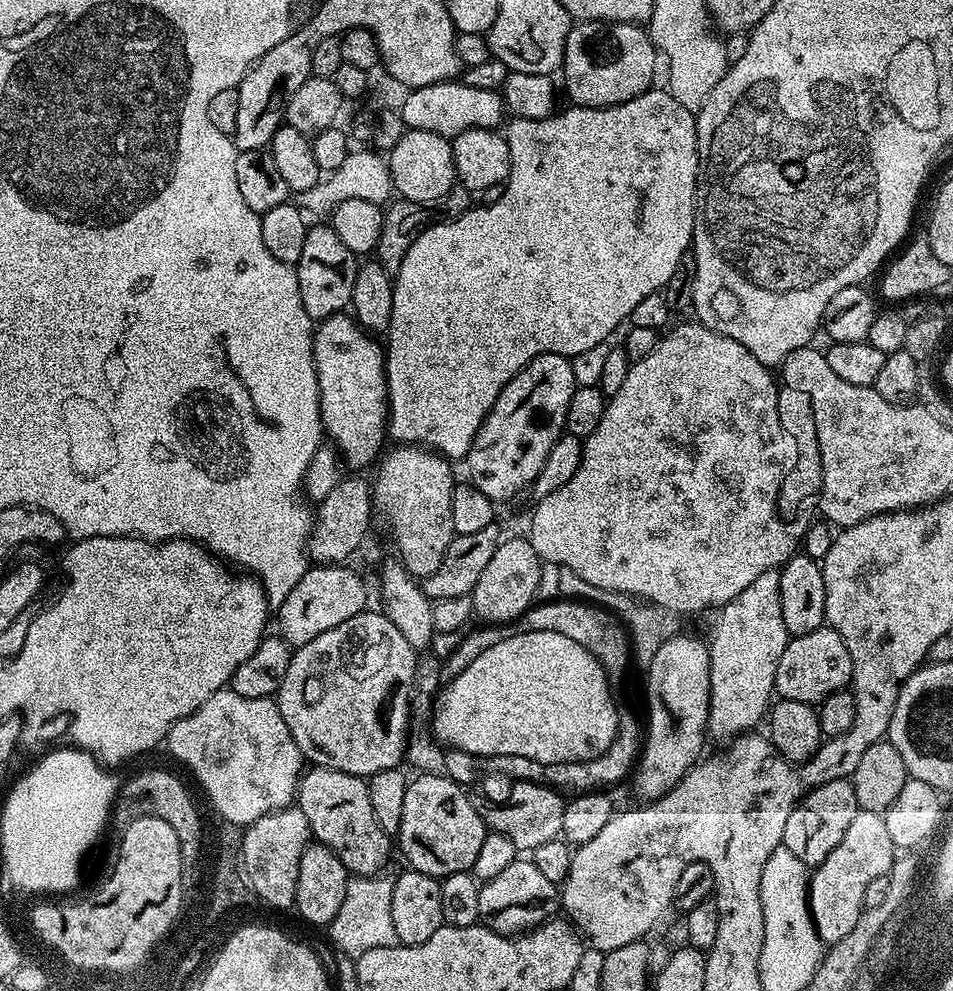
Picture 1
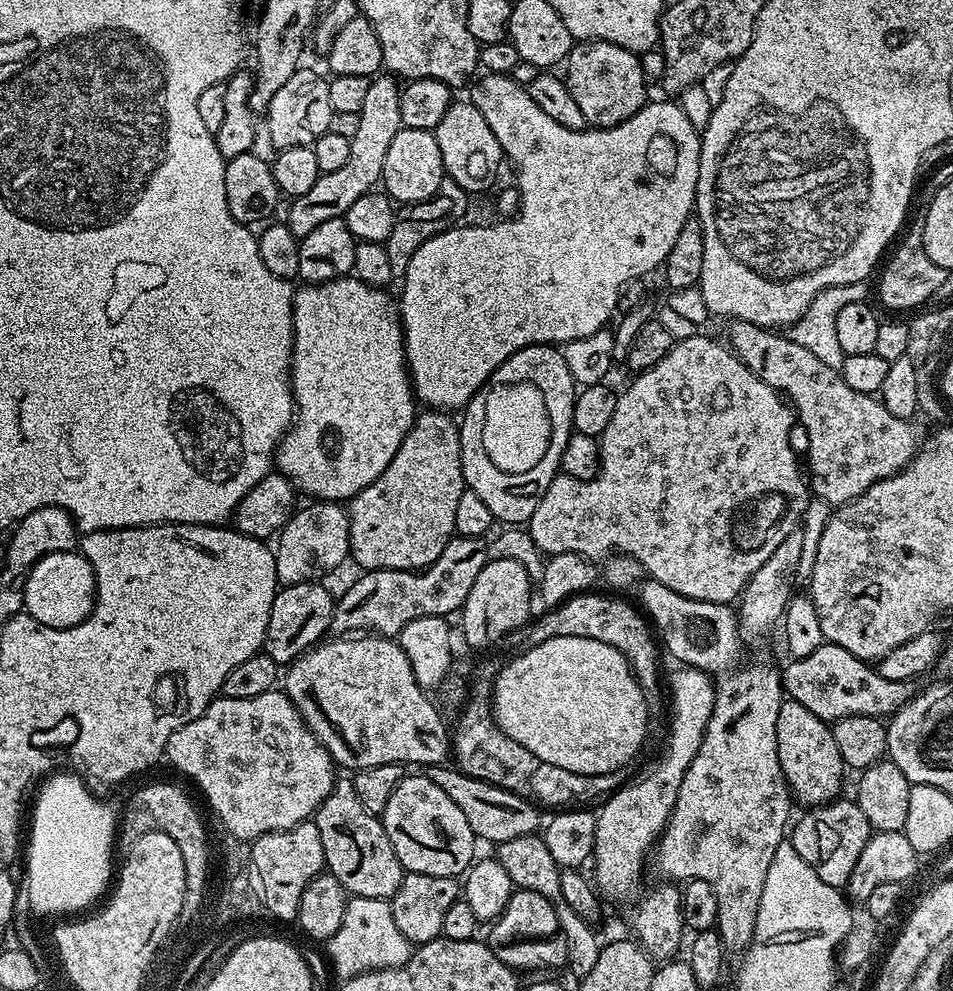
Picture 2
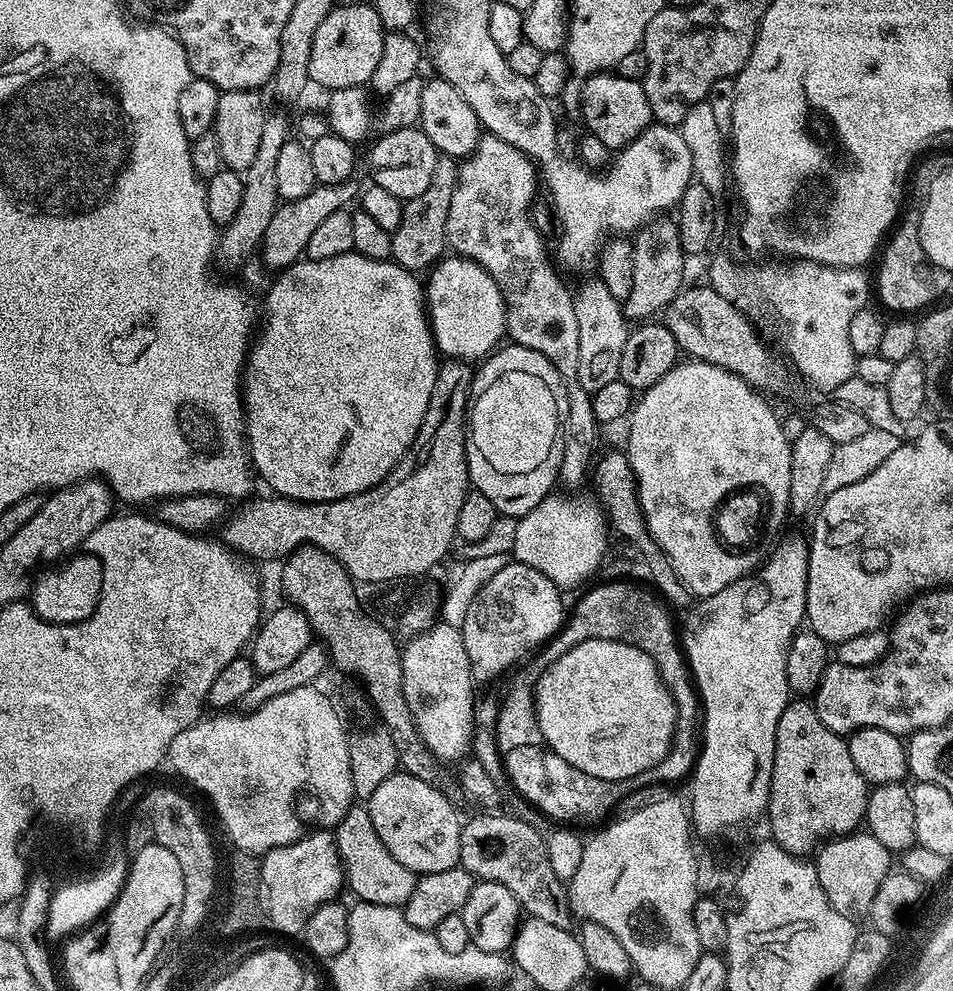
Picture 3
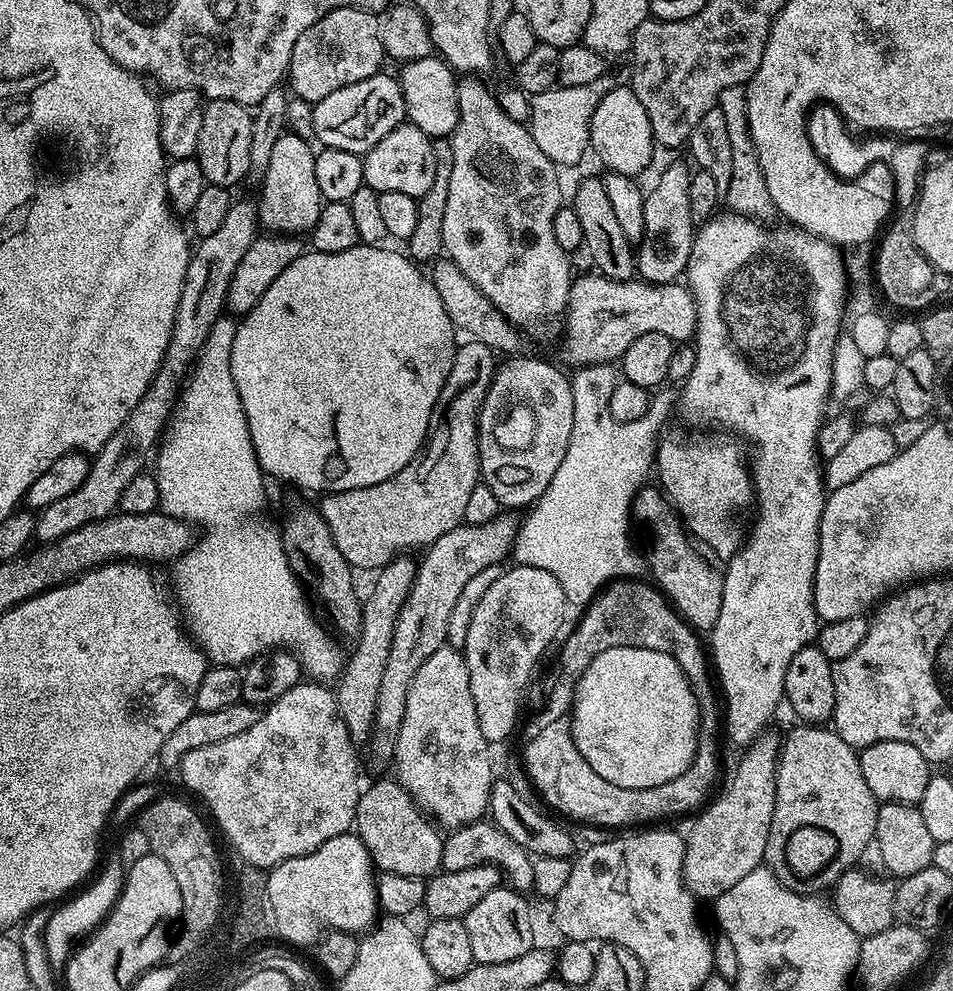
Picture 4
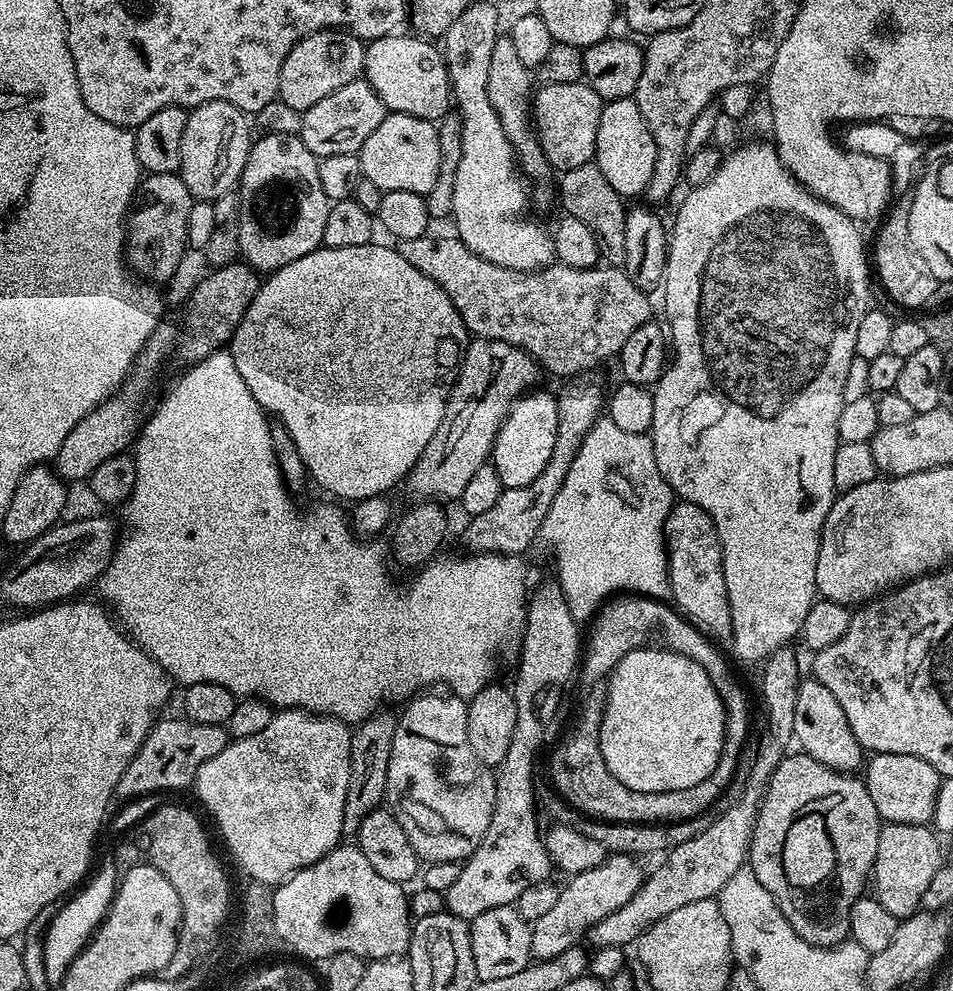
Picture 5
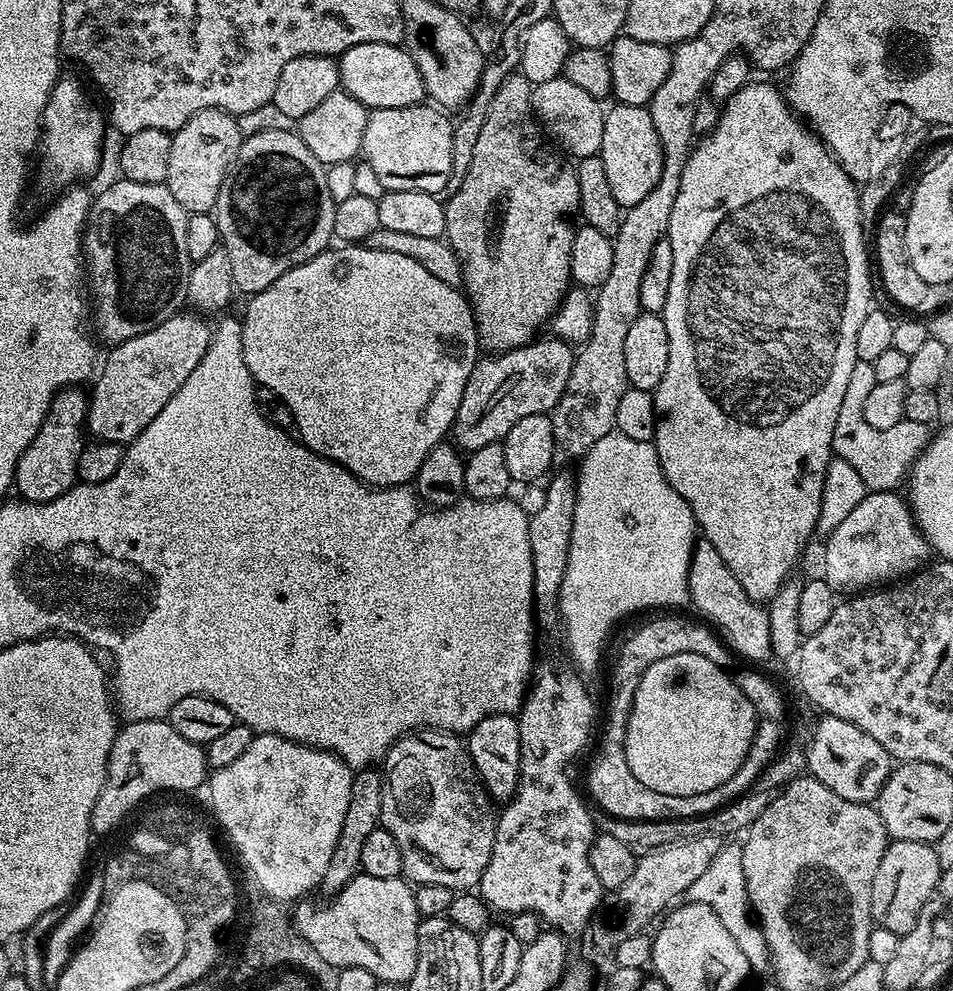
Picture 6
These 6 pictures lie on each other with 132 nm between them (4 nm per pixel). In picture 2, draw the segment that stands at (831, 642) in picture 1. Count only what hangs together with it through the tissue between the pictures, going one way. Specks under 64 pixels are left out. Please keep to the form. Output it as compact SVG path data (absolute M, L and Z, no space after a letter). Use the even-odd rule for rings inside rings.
M824 643L812 654L797 656L782 668L782 683L787 699L802 702L819 720L835 722L847 716L888 718L910 699L909 685L882 678L875 667L860 660L850 650Z

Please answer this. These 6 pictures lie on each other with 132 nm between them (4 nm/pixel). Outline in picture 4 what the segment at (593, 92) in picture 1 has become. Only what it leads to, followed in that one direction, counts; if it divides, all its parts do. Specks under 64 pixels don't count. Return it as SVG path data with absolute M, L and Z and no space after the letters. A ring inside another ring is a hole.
M622 87L610 91L597 104L589 122L589 138L591 151L605 165L609 172L617 172L633 178L639 177L639 172L648 168L652 160L652 127L650 118L646 118L646 106L638 102L638 94L634 94L631 87Z

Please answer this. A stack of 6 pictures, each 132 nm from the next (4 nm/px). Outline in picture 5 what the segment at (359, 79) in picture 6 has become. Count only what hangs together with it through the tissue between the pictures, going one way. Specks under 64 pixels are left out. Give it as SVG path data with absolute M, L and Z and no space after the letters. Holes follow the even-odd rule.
M404 35L383 36L365 47L363 79L376 91L378 98L382 98L388 112L439 122L449 115L454 100L443 51L437 45L435 48L431 39Z

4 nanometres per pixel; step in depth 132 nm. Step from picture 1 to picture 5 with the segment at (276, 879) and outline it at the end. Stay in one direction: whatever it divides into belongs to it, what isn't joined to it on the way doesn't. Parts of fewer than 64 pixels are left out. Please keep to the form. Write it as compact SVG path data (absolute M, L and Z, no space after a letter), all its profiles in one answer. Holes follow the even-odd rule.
M341 843L334 850L330 850L322 858L318 858L318 862L314 862L310 866L306 866L302 870L298 870L293 876L283 880L280 884L275 885L272 892L272 905L274 906L274 916L279 937L283 941L291 944L294 951L300 956L305 956L308 960L327 961L328 957L338 954L339 952L349 952L350 954L358 954L365 962L374 960L390 960L400 958L408 951L408 943L412 940L412 925L414 917L409 912L409 893L401 887L401 885L390 882L390 878L382 878L382 874L378 874L378 870L374 870L374 866L370 866L370 861L366 858L366 854L362 854L362 850L355 843Z

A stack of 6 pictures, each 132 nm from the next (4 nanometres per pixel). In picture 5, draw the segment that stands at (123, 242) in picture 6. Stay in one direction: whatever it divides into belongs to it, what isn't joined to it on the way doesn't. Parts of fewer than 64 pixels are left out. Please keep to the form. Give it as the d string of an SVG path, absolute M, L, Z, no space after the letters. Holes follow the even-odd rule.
M148 174L141 179L134 197L135 207L126 217L126 263L137 277L156 286L175 274L184 260L188 248L186 221L194 197L186 190L179 174Z

